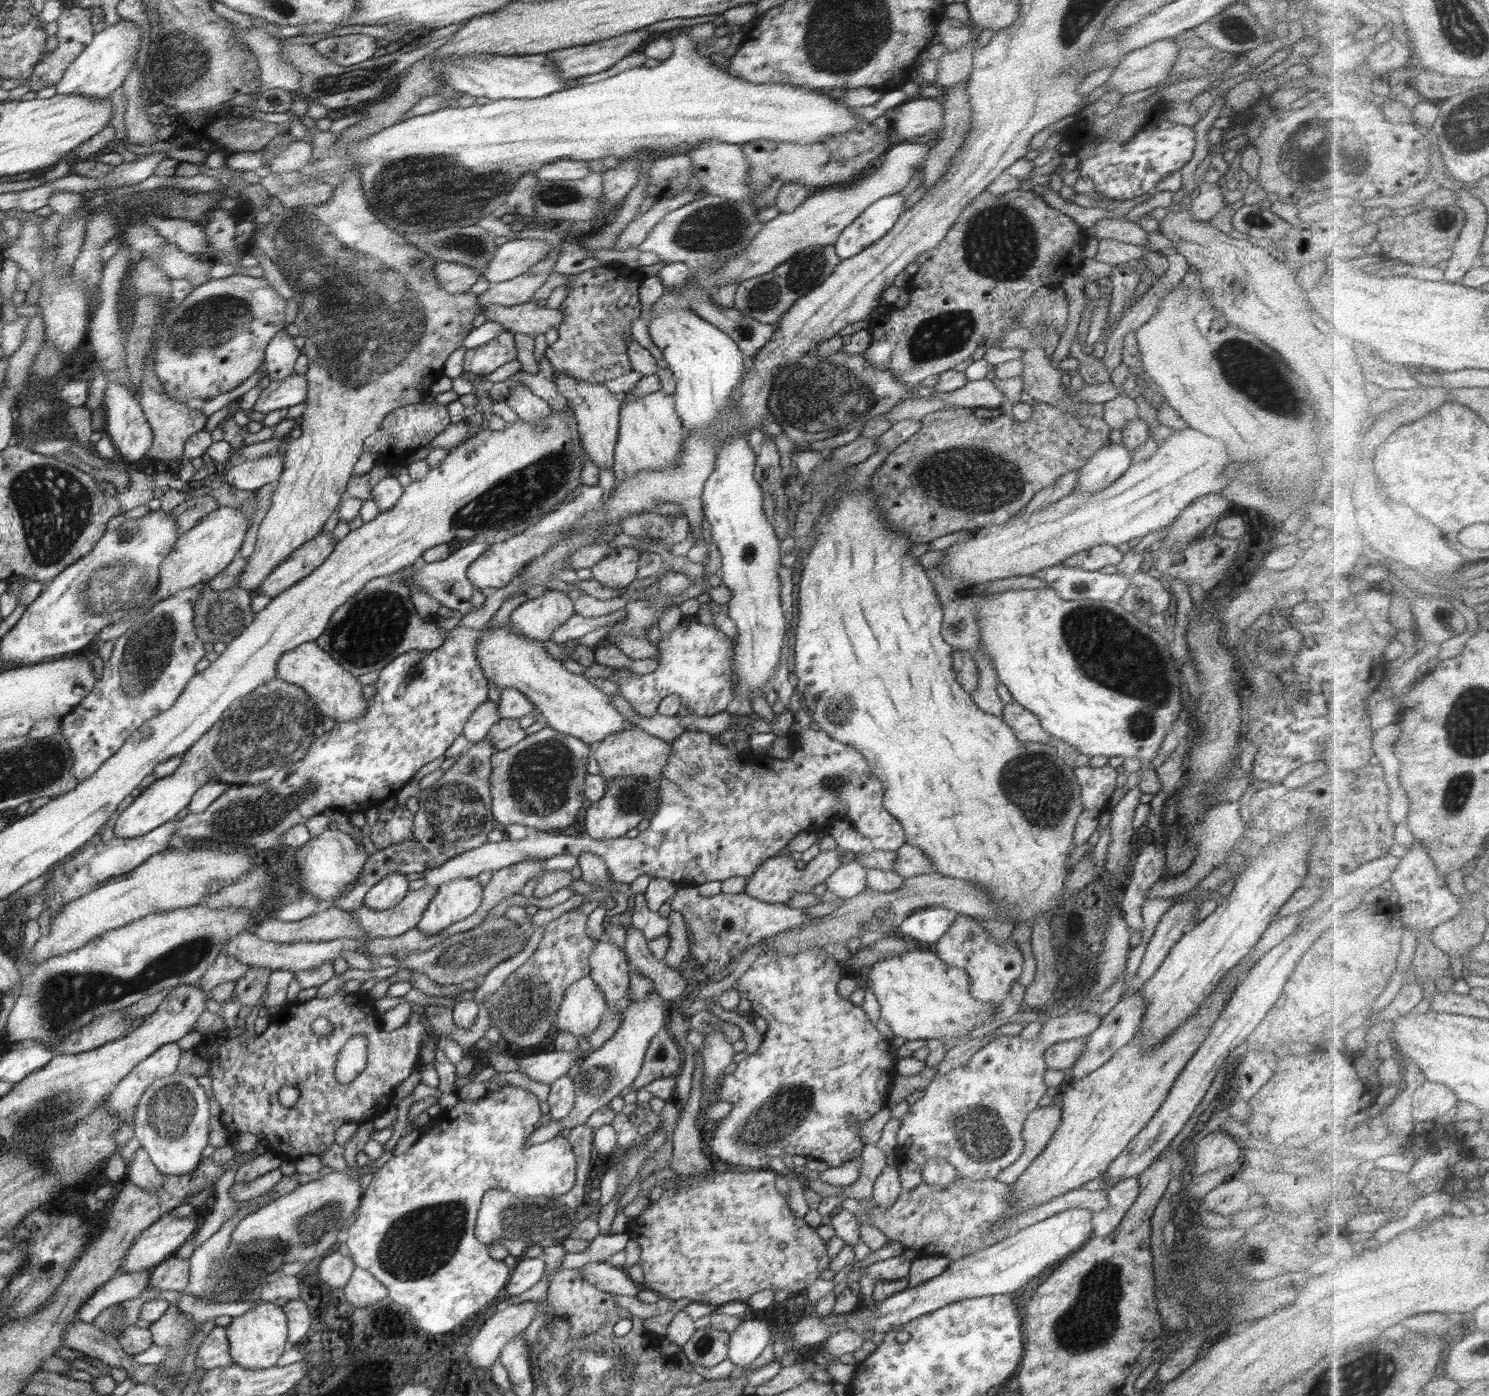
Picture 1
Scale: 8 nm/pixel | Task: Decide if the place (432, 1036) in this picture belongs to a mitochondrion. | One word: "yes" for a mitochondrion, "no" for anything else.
no

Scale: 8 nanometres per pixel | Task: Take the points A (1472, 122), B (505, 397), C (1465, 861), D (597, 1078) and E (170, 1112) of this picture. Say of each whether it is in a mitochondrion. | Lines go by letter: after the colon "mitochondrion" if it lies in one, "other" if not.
A: mitochondrion
B: other
C: other
D: mitochondrion
E: mitochondrion

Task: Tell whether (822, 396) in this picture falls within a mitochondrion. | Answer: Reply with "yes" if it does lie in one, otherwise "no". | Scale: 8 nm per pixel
yes

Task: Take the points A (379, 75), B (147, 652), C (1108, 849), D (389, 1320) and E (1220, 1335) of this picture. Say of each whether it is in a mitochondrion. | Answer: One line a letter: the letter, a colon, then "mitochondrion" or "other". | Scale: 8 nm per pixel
A: mitochondrion
B: mitochondrion
C: other
D: other
E: other

